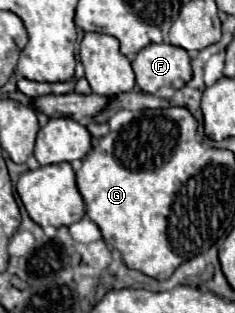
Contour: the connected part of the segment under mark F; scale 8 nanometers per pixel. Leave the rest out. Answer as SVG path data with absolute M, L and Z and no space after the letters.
M170 43L148 45L132 61L136 85L144 93L156 93L162 87L180 89L192 79L190 57L182 47Z

